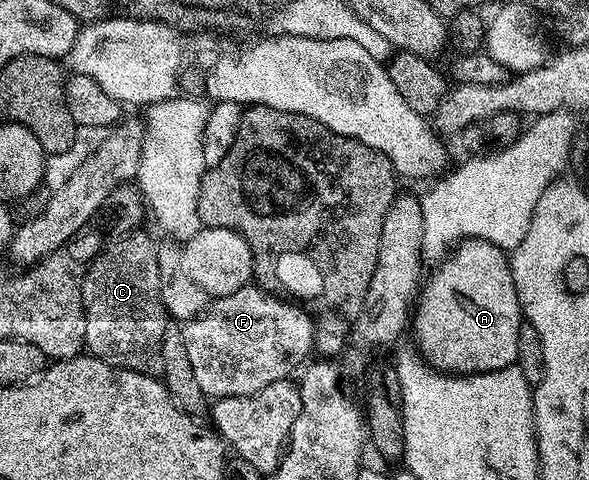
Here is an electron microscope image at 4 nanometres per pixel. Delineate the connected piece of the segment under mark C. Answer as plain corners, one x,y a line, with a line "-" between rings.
130,232
111,253
99,253
84,272
85,346
92,356
117,369
157,377
164,367
162,349
169,316
159,280
158,244
141,232

